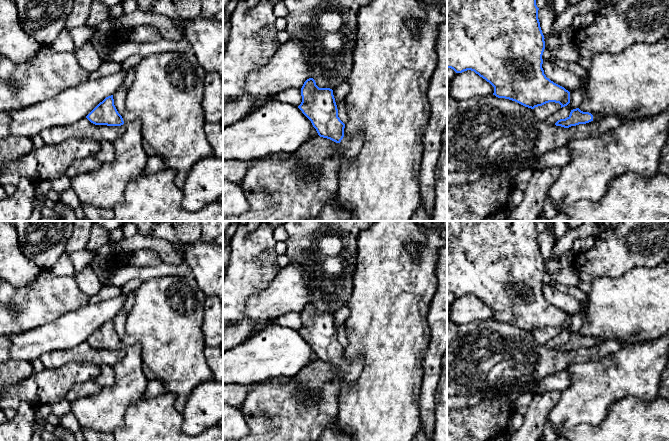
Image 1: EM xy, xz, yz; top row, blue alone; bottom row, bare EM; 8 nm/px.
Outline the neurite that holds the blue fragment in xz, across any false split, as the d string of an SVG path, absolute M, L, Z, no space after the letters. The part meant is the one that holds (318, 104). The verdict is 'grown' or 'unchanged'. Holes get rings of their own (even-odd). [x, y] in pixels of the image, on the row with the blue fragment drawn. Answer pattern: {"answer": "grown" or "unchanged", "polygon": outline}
{"answer": "grown", "polygon": "M313 78L301 88L302 102L298 108L311 121L318 135L340 144L344 155L354 159L361 150L361 135L345 137L345 124L338 117L338 109L330 88L319 88Z"}

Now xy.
{"answer": "grown", "polygon": "M113 95L100 102L86 118L95 125L123 125L125 128L124 134L113 142L115 158L112 162L102 163L99 169L77 175L71 179L71 188L75 191L81 206L90 205L103 209L112 209L117 203L124 200L124 191L127 185L143 174L149 159L143 148L141 123L138 119L124 122L114 105Z"}

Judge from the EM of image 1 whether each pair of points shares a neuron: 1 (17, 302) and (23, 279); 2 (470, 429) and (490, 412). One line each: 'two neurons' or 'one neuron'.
1: two neurons
2: one neuron

